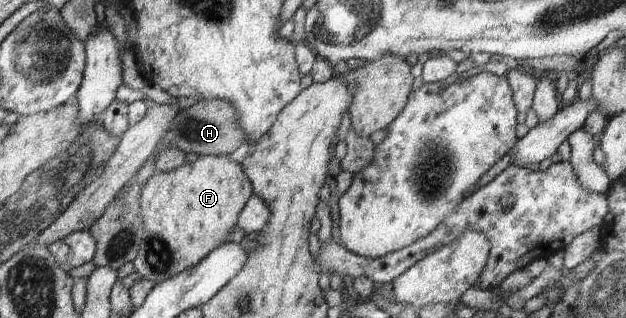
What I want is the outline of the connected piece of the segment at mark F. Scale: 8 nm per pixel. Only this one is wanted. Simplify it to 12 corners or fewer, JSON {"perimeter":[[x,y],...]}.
{"perimeter":[[229,155],[153,173],[131,262],[159,284],[225,244],[252,194]]}

